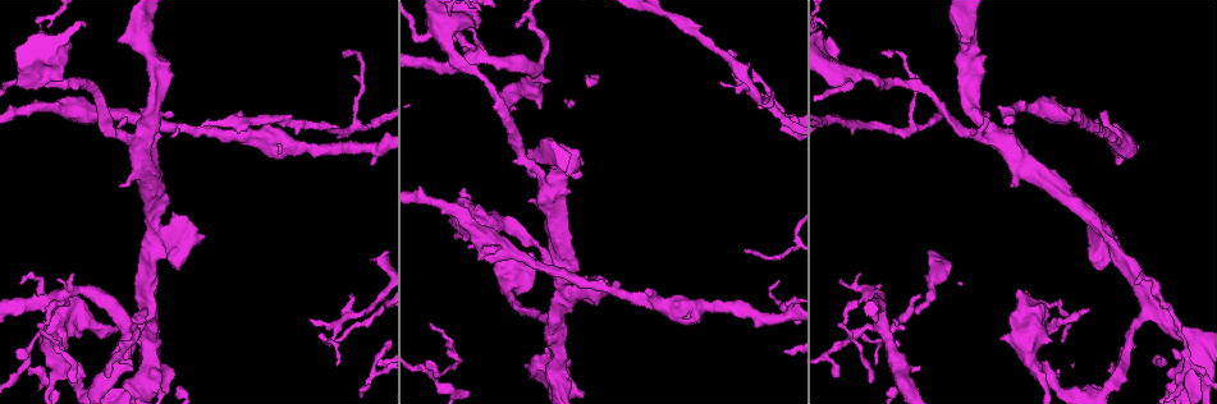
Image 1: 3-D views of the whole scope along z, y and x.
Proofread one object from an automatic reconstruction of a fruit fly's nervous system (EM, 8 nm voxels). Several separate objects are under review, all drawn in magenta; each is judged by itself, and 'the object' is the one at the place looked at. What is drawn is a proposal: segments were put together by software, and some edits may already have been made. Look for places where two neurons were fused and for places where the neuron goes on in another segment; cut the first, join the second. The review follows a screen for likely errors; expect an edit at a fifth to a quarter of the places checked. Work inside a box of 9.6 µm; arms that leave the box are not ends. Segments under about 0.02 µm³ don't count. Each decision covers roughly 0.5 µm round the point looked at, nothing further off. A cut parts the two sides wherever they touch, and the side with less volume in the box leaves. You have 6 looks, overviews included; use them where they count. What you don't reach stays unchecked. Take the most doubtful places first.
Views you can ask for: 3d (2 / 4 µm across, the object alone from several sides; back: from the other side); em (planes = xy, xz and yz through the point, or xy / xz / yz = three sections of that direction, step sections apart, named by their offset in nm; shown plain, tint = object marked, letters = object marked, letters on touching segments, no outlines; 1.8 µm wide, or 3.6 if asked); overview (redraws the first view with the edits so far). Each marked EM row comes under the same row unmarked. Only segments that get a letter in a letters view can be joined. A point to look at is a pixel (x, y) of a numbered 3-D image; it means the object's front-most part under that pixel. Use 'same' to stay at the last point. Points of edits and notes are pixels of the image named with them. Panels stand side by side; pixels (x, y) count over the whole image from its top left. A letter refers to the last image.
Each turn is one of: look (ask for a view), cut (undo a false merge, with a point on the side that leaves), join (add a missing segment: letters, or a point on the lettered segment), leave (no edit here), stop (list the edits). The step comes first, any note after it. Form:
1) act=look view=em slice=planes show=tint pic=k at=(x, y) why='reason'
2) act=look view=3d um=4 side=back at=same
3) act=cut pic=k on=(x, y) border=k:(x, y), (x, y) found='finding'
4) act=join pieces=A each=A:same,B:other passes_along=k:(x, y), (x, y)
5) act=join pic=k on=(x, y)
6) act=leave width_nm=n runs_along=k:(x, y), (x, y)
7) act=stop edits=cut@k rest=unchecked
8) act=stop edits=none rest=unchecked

act=look view=em um=3.6 slice=planes show=tint pic=1 at=(844, 76) why='sudden change in width'

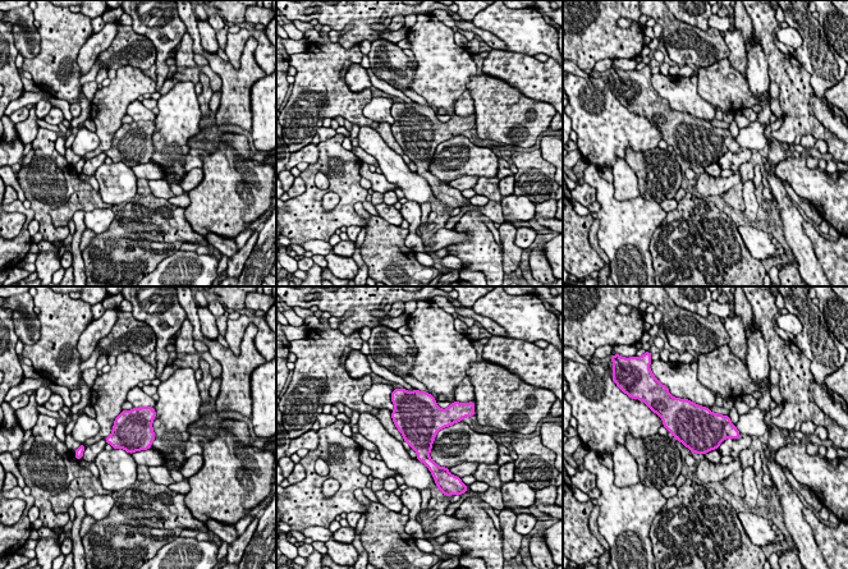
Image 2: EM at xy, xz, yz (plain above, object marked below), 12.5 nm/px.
act=look view=em um=3.6 slice=planes show=letters at=same why='see the neighbours'

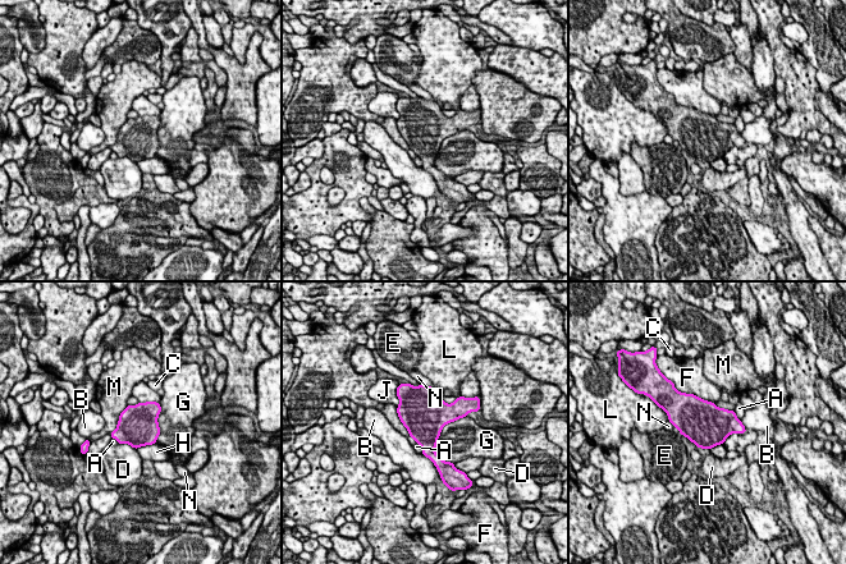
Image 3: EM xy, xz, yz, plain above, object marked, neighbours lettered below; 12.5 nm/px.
act=leave width_nm=500 each=A:other,B:other,C:other,D:other,E:other,F:other,G:other,H:other,J:other,L:other,M:other,N:other border=3:(127, 404), (117, 426), (109, 432) found='continuous, no second neuron'

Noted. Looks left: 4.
act=look view=em slice=planes show=tint pic=1 at=(1187, 363)

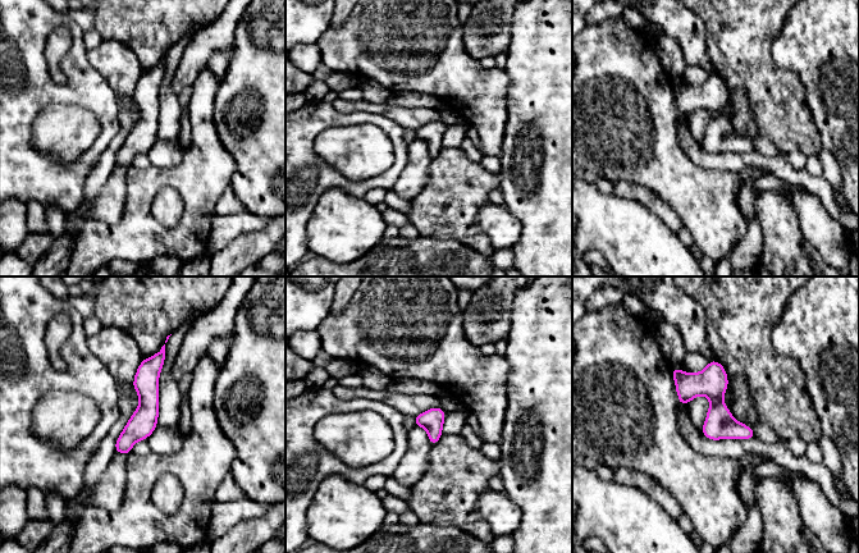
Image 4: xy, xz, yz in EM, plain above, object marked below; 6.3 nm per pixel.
act=look view=em slice=planes show=letters at=same why='what lies round it'

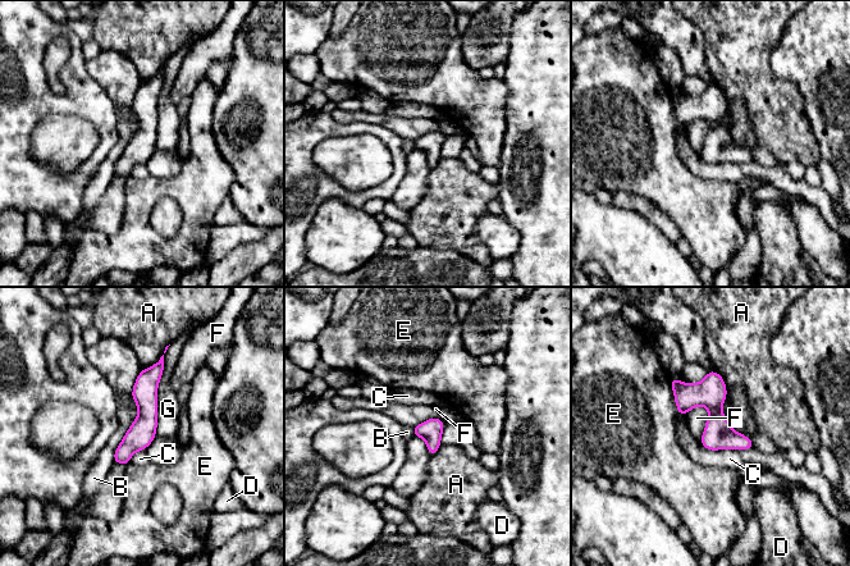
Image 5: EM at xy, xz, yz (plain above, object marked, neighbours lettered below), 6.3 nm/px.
act=leave longest_contact=G:550nm each=A:other,B:other,C:other,D:other,E:other,F:other,G:other found='one neuron here'

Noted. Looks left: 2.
act=look view=3d um=2 pic=1 at=(550, 184) why='a fork'

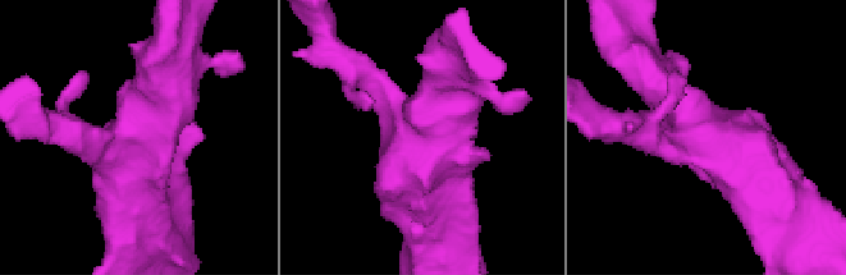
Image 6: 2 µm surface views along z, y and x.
act=look view=em slice=yz step=16 show=letters pic=6 at=(133, 138) arms=3 arm_widths_nm=220,280,460

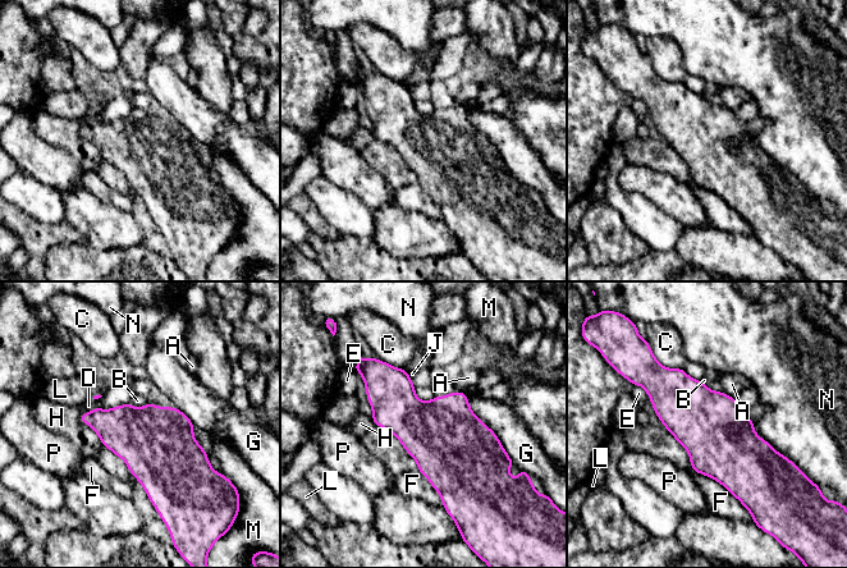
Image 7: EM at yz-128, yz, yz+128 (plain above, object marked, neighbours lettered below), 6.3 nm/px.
act=leave each=A:other,B:other,C:other,D:other,E:other,F:other,G:other,H:other,J:other,L:other,M:other,N:other,P:other border=7:(413, 388), (420, 399), (435, 397) found='one neuron here'

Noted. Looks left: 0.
act=stop edits=none rest=unchecked

